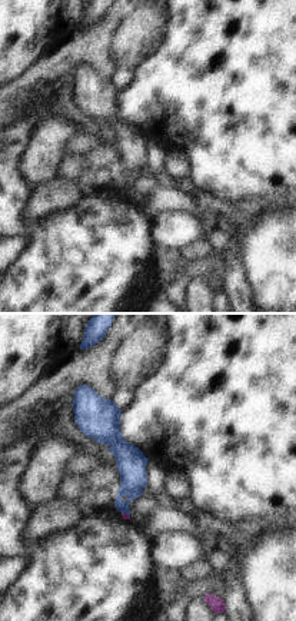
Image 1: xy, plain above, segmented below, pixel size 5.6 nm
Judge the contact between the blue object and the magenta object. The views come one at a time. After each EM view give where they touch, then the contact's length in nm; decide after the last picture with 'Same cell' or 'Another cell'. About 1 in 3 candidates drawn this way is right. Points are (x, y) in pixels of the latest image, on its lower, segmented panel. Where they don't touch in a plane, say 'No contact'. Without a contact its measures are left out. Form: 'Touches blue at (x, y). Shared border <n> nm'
Touches blue at (125, 512). Shared border 70 nm.

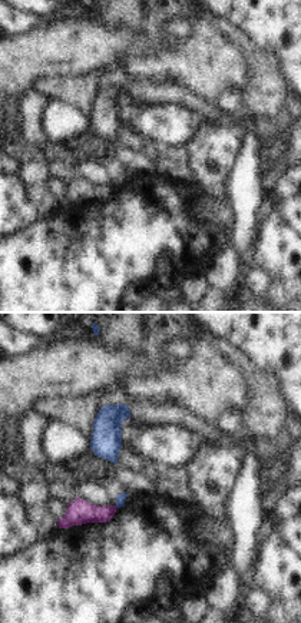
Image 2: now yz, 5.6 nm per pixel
No contact.

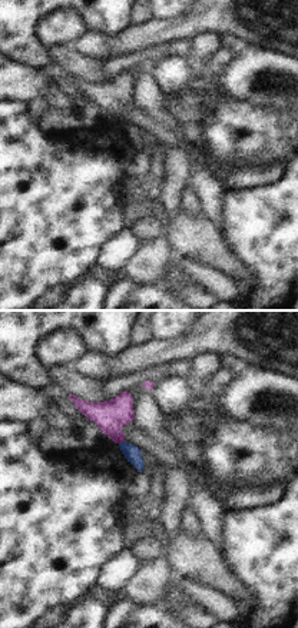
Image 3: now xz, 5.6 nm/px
Touches blue at (123, 442). Shared border 40 nm.

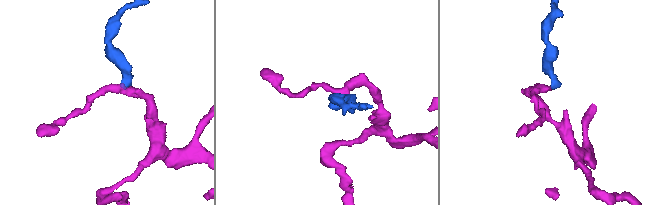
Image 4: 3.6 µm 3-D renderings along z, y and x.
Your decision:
Another cell.

